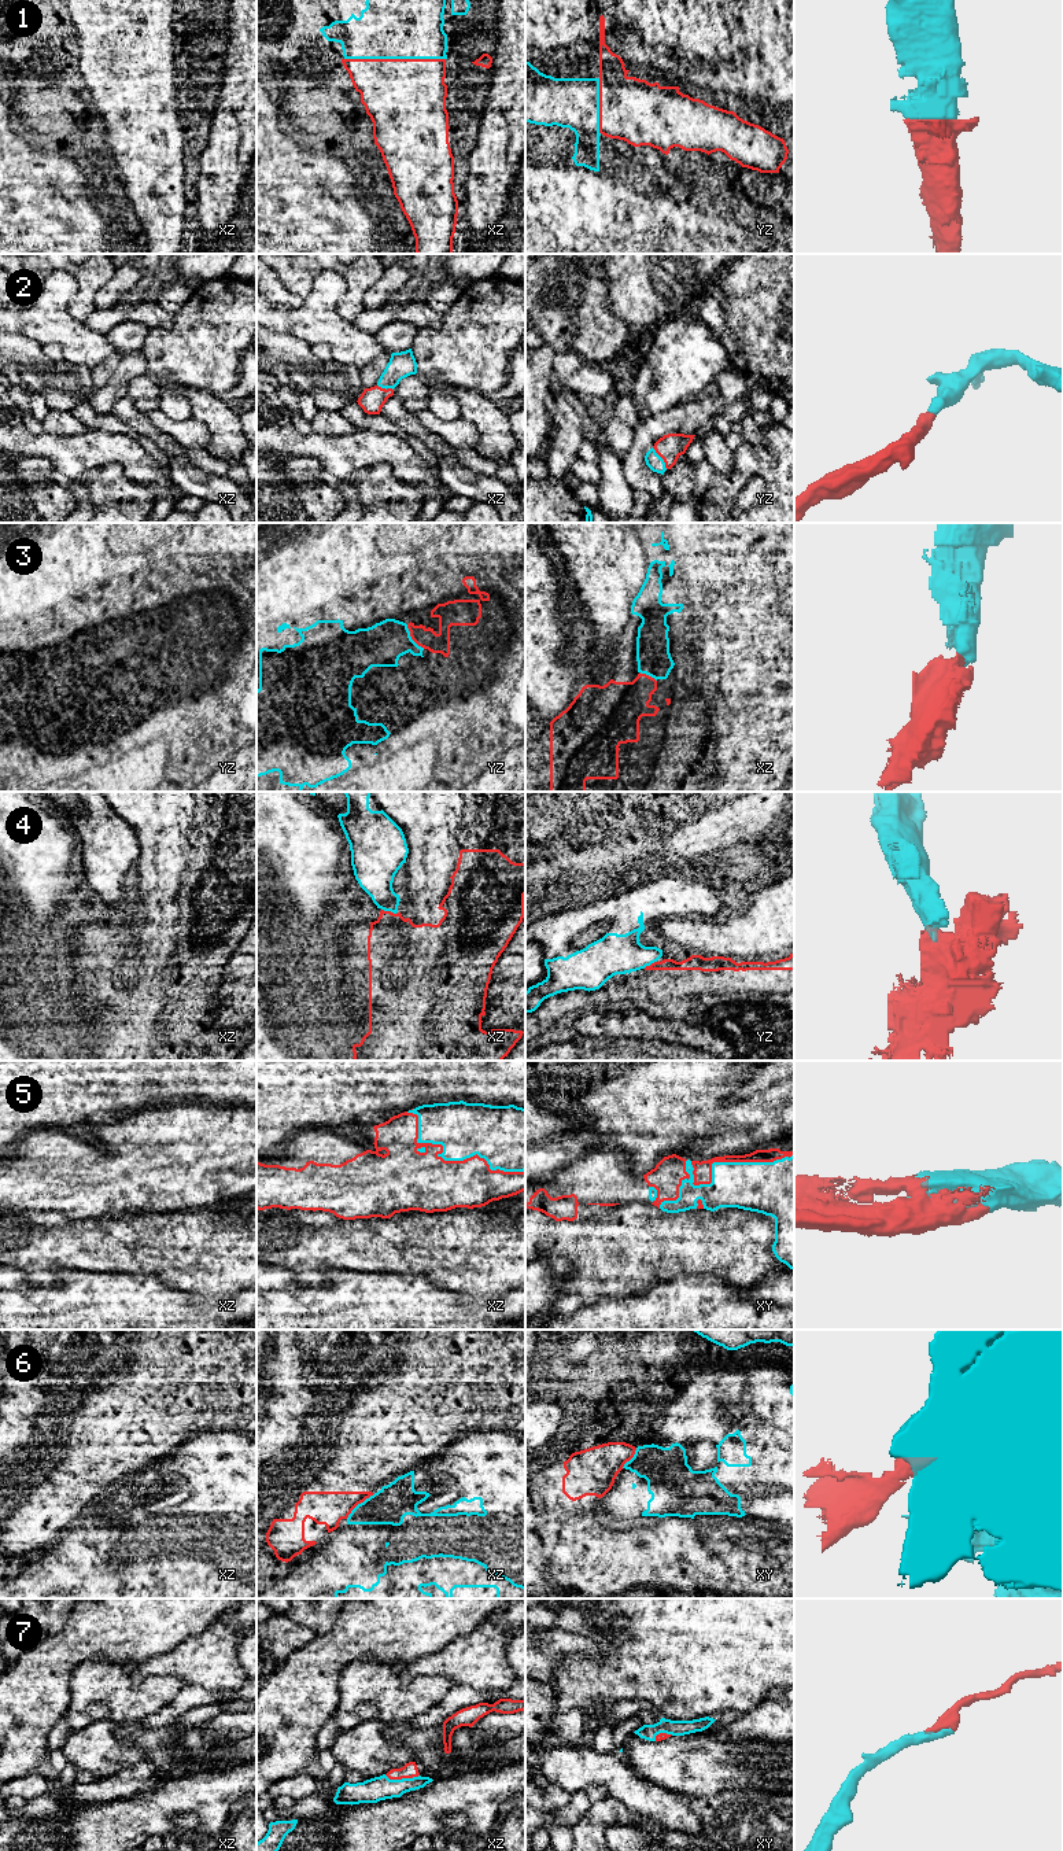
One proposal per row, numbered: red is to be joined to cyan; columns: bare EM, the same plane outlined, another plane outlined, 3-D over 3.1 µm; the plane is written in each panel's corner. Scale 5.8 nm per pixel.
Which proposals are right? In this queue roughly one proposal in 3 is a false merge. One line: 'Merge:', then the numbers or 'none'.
Merge: 1, 2, 3, 5, 7

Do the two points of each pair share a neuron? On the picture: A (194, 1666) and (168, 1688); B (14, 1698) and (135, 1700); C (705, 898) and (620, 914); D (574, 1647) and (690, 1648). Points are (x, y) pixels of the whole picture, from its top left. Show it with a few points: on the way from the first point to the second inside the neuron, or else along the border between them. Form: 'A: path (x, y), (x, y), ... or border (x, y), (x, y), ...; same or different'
A: border (146, 1678), (174, 1676), (184, 1685); different
B: border (76, 1667), (70, 1678), (70, 1700), (65, 1717); different
C: path (685, 898), (657, 902), (641, 914); same
D: border (567, 1654), (583, 1654), (591, 1659), (601, 1655); different

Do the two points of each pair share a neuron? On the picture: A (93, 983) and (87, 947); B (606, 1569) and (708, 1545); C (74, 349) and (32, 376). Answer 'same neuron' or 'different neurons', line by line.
A: same neuron
B: same neuron
C: different neurons

